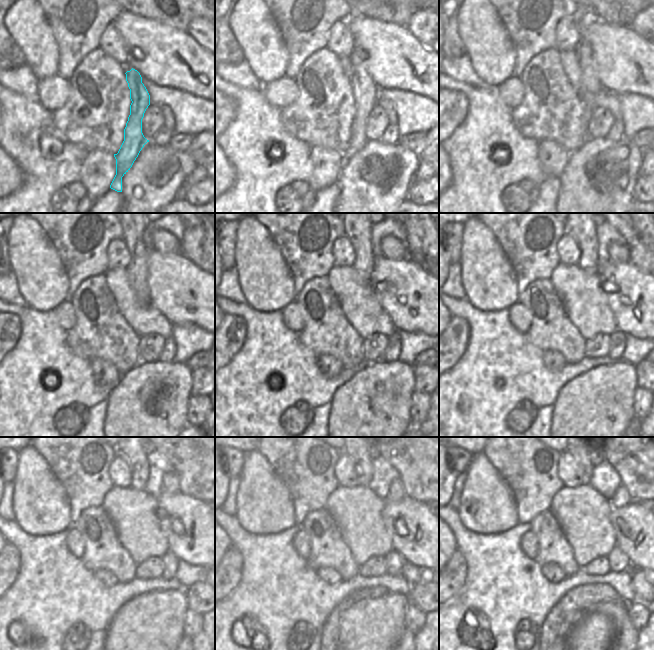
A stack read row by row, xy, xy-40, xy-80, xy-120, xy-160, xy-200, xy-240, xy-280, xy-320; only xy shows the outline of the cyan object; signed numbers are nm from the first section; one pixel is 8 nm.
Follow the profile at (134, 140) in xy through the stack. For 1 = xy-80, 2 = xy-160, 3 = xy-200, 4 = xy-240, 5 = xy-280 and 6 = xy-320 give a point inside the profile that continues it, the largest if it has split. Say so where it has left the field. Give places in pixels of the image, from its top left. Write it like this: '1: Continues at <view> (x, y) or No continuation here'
1: Continues at xy-80 (590, 85)
2: Continues at xy-160 (359, 233)
3: Continues at xy-200 (585, 233)
4: Continues at xy-240 (136, 457)
5: Continues at xy-280 (360, 457)
6: Continues at xy-320 (582, 457)

